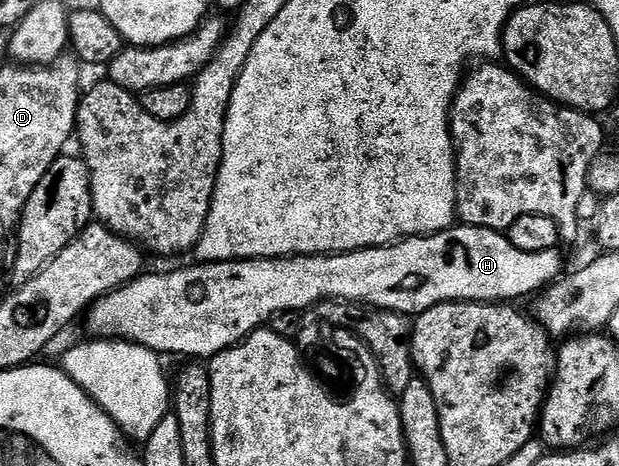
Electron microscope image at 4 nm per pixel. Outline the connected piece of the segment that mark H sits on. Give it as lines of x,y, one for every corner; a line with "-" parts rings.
453,226
445,232
436,232
433,236
414,236
405,238
394,244
386,244
382,248
360,248
356,252
338,252
331,256
280,256
276,260
223,260
217,264
207,262
193,263
193,268
180,268
177,272
160,272
157,276
145,274
129,284
101,296
86,313
88,320
88,336
102,340
126,340
129,344
140,344
157,354
173,352
176,356
188,356
184,358
211,358
232,348
251,334
271,321
279,312
303,313
310,310
315,304
323,304
325,300
342,300
349,304
362,304
370,308
379,308
382,312
399,312
401,316
415,317
421,312
430,310
439,304
455,304
457,302
520,302
523,296
531,297
539,294
545,288
556,283
562,275
560,269
560,256
556,248
542,250
538,254
526,254
526,250
518,250
507,238
503,231
495,232
489,228
470,228
467,226

